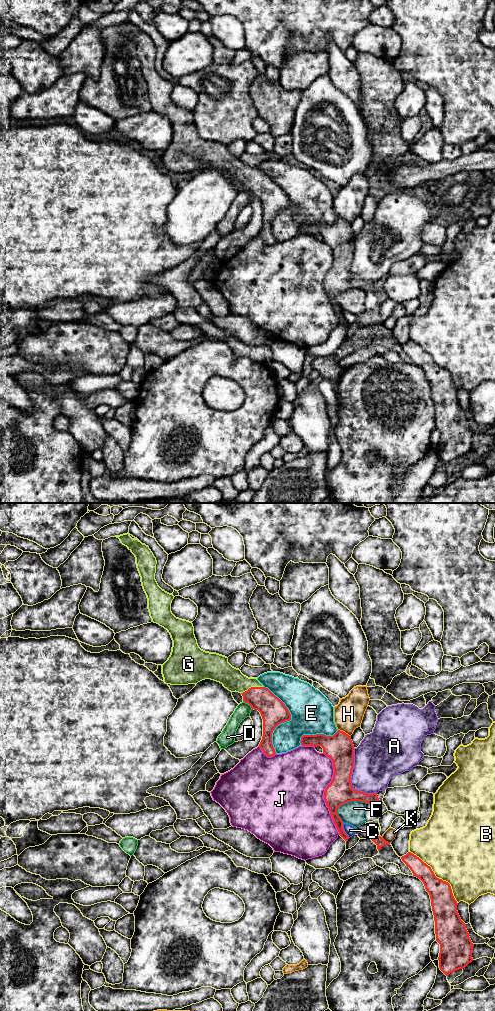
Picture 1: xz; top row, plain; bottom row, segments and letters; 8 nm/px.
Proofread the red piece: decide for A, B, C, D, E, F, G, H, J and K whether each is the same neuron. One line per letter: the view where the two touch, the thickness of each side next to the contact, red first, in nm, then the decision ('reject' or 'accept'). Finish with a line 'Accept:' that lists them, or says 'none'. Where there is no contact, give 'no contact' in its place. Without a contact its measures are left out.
A: xz | 220/360 nm | reject
B: xz | 200/480 nm | reject
C: xz | 130/90 nm | reject
D: xz | 200/120 nm | reject
E: xz | 200/340 nm | reject
F: xz | 200/180 nm | reject
G: xz | 200/170 nm | accept
H: xz | 220/240 nm | reject
J: xz | 200/500 nm | reject
K: xz | 80/90 nm | reject
Accept: G

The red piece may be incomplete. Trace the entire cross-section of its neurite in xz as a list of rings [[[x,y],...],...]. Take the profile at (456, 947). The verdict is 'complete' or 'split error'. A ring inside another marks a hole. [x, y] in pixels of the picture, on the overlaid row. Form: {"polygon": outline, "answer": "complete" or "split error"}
{"polygon": [[[411,852],[401,857],[402,861],[419,878],[430,895],[435,921],[436,941],[440,944],[439,968],[448,976],[465,968],[473,961],[472,943],[466,924],[457,911],[451,886],[435,876],[431,867]]], "answer": "complete"}

